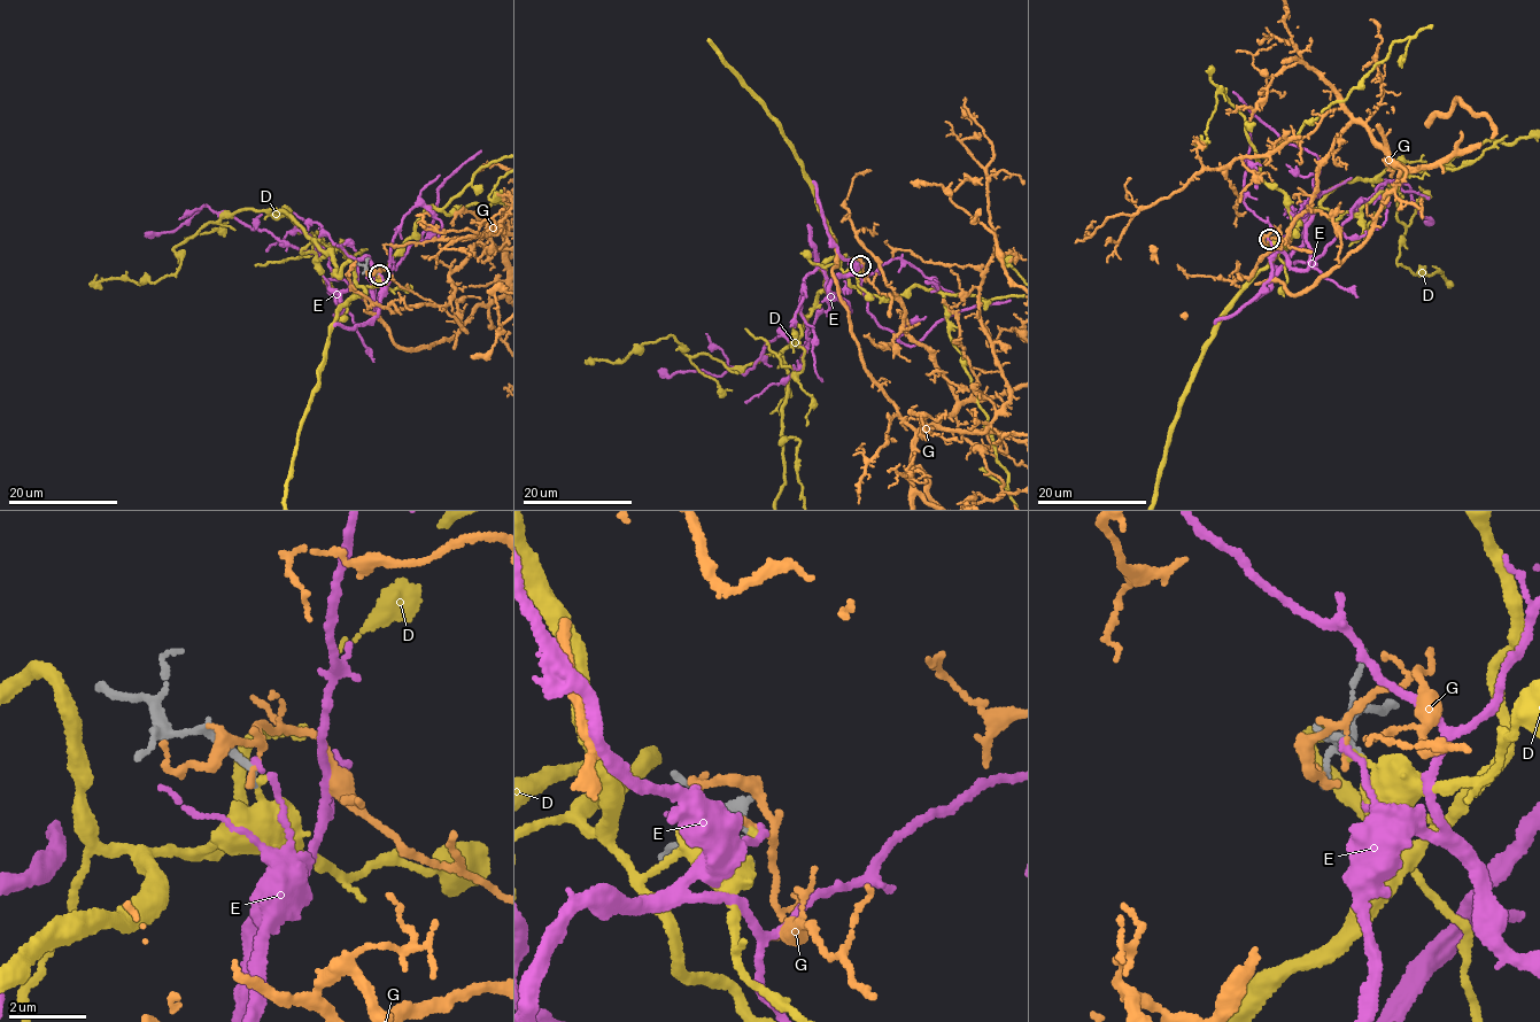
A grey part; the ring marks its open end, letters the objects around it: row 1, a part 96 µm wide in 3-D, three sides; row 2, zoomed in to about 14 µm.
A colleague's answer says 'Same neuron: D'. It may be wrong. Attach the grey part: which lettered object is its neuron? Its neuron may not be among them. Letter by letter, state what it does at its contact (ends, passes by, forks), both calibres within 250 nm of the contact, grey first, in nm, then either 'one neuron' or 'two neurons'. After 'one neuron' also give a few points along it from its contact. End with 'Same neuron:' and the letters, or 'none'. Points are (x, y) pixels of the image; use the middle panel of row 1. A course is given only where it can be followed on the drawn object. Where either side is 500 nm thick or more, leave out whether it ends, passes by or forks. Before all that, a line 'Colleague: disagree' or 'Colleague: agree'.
Colleague: disagree
D: it ends; calibres 180 and 400 nm; two neurons
E: it ends; calibres 220 and 120 nm; two neurons
G: it passes by; calibres 200 and 140 nm; two neurons
Same neuron: none

